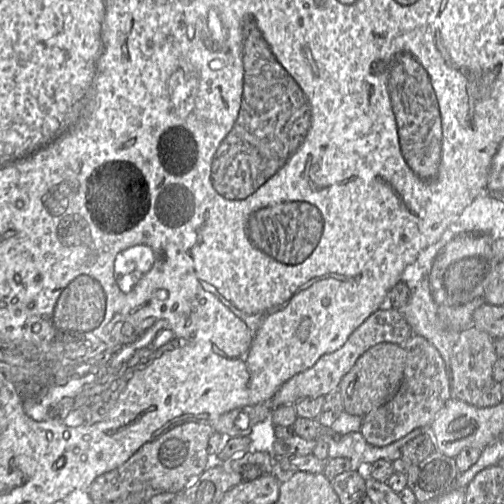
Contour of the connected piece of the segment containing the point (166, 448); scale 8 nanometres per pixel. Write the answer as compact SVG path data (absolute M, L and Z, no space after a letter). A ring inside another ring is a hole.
M191 421L179 424L145 443L124 464L98 476L90 486L94 503L110 502L140 491L178 493L213 462L207 453L208 441L214 432L210 422Z

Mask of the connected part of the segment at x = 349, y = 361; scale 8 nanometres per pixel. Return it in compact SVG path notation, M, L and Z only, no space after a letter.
M389 308L375 311L348 337L341 348L321 356L312 367L287 380L270 400L272 409L281 405L294 405L300 399L325 396L338 390L343 376L352 369L359 357L368 349L383 342L403 345L412 335L411 327L397 309Z

